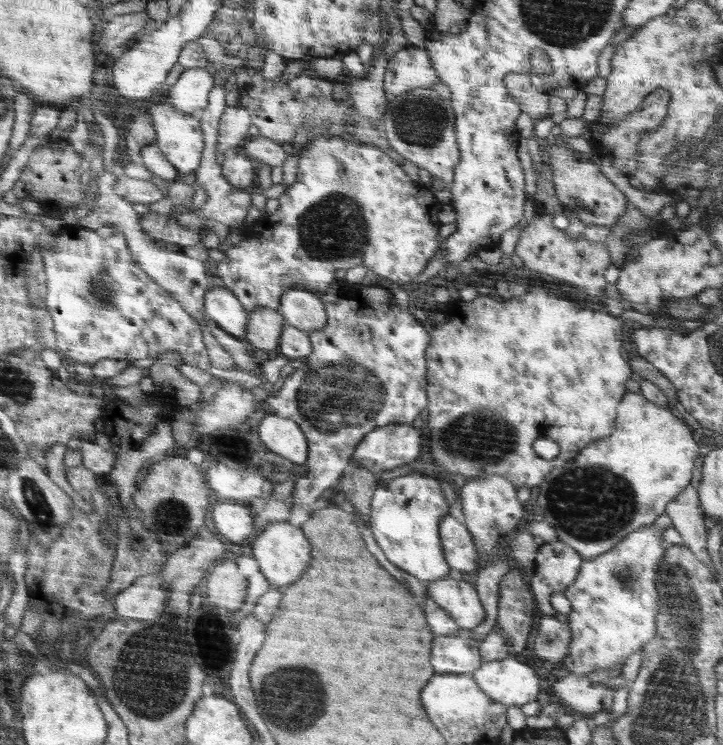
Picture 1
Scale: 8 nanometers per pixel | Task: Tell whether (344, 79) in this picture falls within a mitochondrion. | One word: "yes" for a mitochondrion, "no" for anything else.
no

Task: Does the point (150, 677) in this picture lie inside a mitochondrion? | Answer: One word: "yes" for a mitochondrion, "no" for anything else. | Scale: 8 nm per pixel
yes

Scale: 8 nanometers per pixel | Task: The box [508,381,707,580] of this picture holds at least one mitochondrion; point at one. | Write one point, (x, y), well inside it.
(591, 502)

